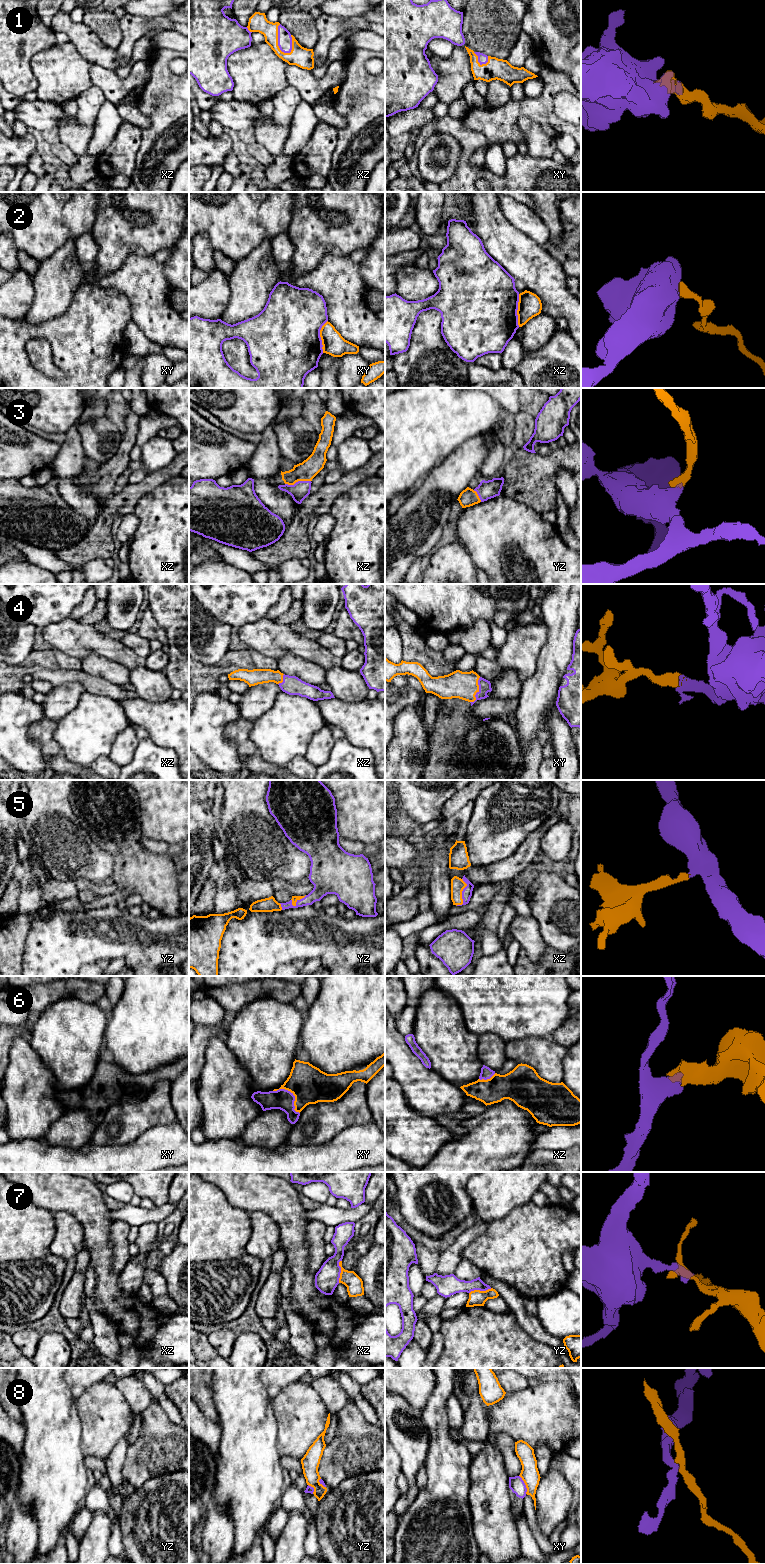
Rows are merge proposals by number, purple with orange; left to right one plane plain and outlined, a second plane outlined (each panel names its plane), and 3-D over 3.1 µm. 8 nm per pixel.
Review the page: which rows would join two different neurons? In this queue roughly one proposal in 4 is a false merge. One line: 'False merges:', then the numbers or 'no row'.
False merges: 2, 7, 8

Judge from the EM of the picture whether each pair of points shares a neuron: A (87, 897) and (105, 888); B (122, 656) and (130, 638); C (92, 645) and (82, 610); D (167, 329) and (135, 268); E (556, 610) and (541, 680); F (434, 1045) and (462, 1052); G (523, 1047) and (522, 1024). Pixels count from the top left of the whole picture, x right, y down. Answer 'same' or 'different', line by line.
A: different
B: different
C: different
D: same
E: same
F: same
G: different

